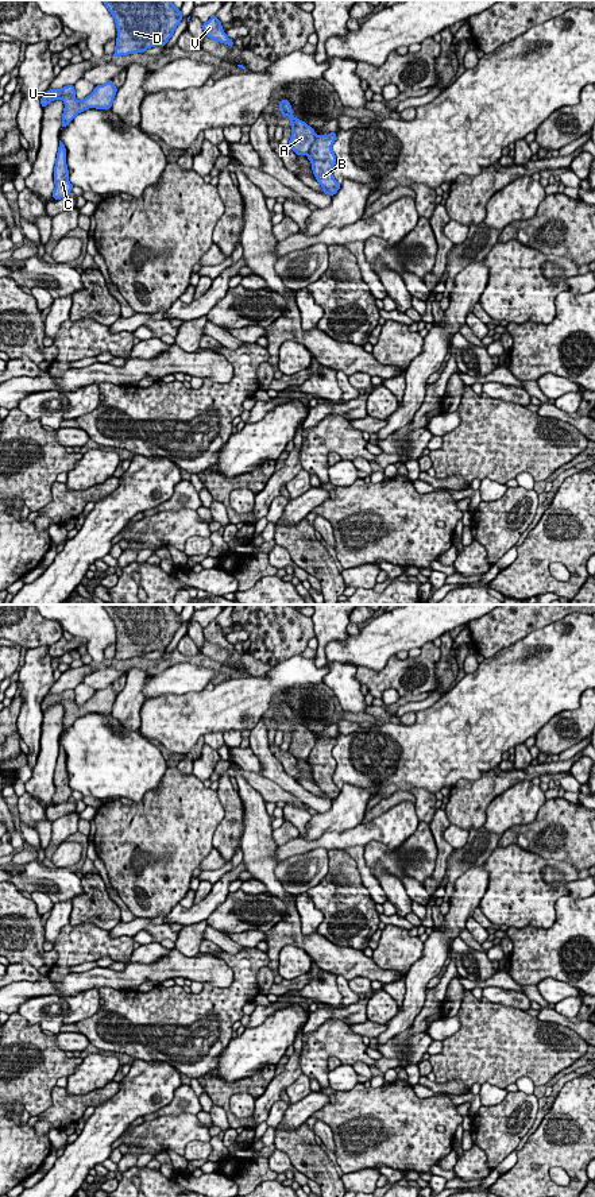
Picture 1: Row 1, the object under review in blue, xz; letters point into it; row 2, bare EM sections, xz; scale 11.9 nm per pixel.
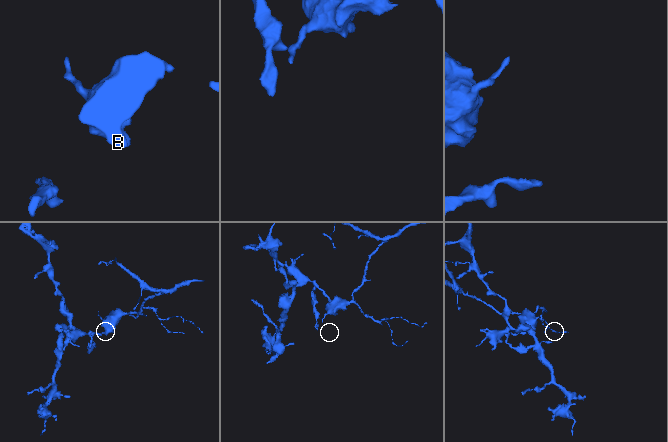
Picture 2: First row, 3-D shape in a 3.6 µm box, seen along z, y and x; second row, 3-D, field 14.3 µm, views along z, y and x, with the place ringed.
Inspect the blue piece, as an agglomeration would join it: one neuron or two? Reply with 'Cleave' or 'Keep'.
Cleave

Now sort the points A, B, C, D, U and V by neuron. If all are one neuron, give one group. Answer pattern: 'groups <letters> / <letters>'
groups A C D U V / B

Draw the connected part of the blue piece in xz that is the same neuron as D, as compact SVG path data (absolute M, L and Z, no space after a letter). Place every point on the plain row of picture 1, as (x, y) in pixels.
M103 605L117 632L115 661L166 650L183 623L171 605Z

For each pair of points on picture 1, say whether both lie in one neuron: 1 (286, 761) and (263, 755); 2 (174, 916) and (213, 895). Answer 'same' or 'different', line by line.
1: different
2: same

